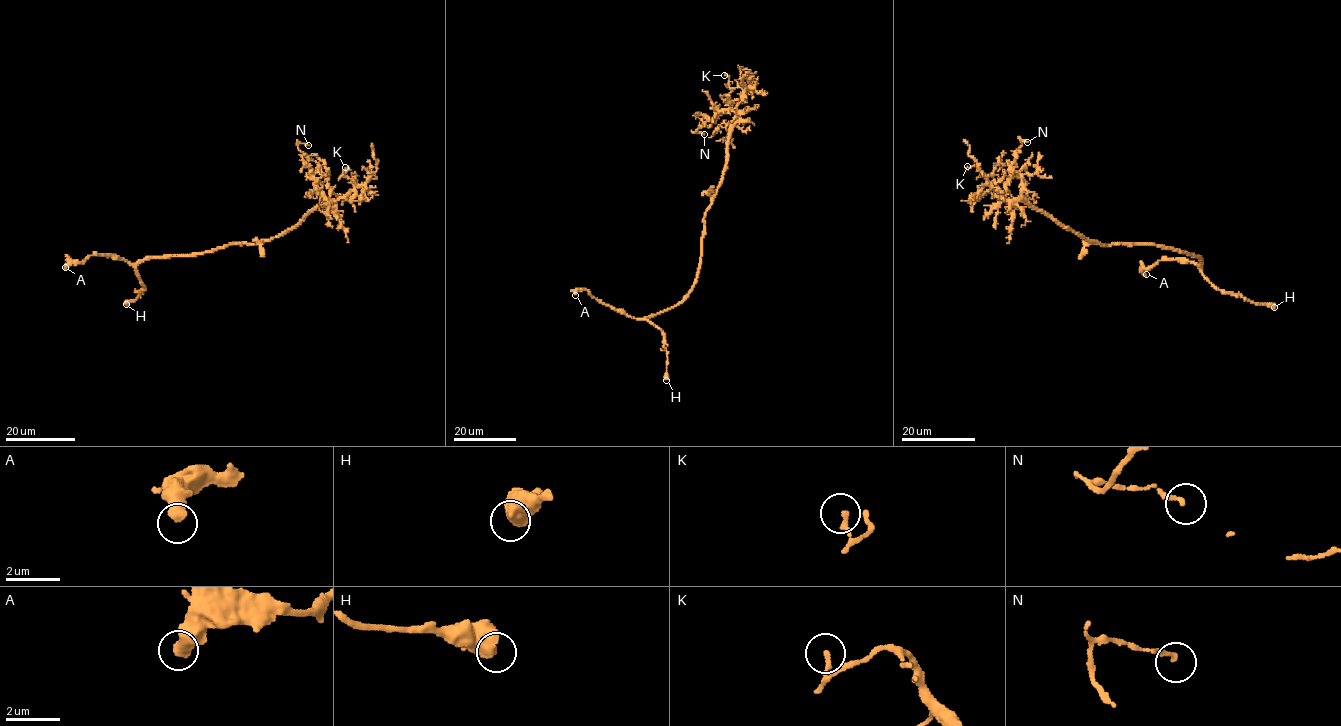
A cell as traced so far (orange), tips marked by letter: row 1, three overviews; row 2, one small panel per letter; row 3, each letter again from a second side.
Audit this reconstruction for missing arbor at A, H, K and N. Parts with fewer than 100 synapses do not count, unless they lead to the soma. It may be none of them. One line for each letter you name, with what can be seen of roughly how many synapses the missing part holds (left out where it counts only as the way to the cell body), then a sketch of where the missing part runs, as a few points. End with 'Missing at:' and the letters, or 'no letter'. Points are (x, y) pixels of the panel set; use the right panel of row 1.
Missing at: no letter

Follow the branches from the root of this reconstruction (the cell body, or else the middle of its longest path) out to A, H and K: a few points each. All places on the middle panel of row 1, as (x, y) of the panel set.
A: (704, 226), (696, 282), (678, 304), (643, 319), (635, 319), (592, 297), (587, 290), (578, 289), (575, 295)
H: (704, 226), (701, 268), (694, 287), (678, 304), (645, 319), (662, 332), (666, 380)
K: (704, 226), (744, 90), (728, 86), (729, 76), (724, 75)

